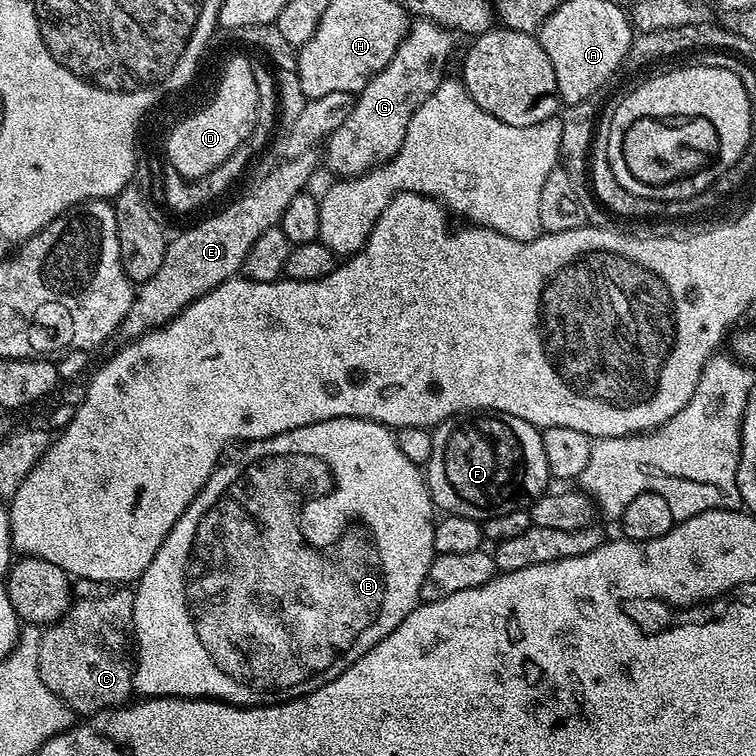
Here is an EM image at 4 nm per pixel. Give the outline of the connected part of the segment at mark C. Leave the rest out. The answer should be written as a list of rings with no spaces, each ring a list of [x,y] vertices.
[[[117,587],[106,598],[76,600],[61,620],[40,633],[38,670],[46,686],[84,718],[106,708],[121,707],[134,696],[134,595],[124,588]]]

